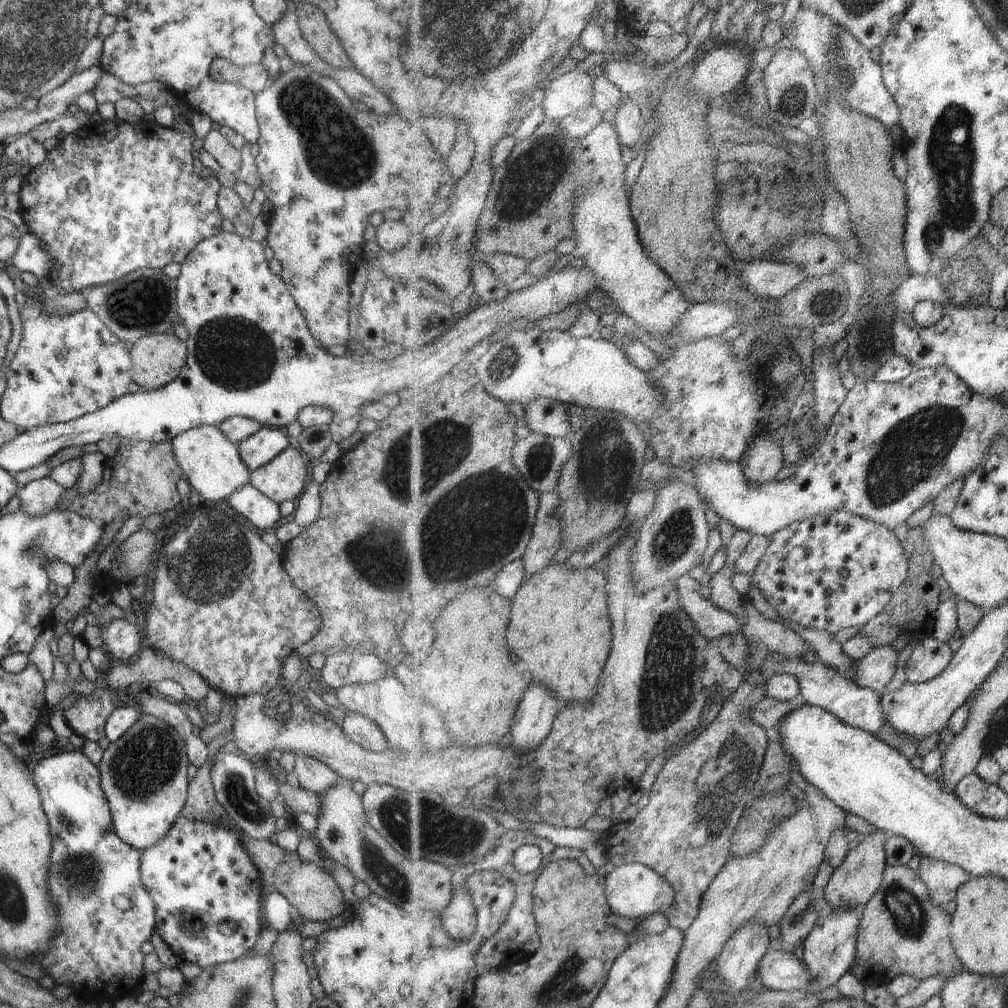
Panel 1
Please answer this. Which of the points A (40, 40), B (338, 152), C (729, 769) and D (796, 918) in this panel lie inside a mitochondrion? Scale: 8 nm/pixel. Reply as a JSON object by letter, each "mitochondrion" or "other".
{"A":"mitochondrion","B":"mitochondrion","C":"mitochondrion","D":"mitochondrion"}

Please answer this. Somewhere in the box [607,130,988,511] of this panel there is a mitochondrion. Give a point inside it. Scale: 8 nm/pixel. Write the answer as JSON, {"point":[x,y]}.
{"point":[966,280]}

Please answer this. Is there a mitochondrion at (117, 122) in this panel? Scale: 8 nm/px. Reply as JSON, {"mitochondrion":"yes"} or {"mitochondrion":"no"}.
{"mitochondrion":"no"}

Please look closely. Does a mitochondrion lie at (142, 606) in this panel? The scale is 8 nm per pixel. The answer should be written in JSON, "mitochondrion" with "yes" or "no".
{"mitochondrion":"no"}

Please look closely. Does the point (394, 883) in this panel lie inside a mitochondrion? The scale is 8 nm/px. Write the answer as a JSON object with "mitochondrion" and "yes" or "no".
{"mitochondrion":"yes"}

